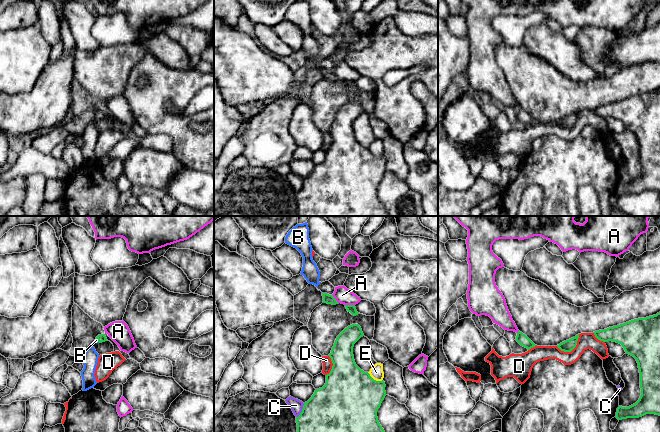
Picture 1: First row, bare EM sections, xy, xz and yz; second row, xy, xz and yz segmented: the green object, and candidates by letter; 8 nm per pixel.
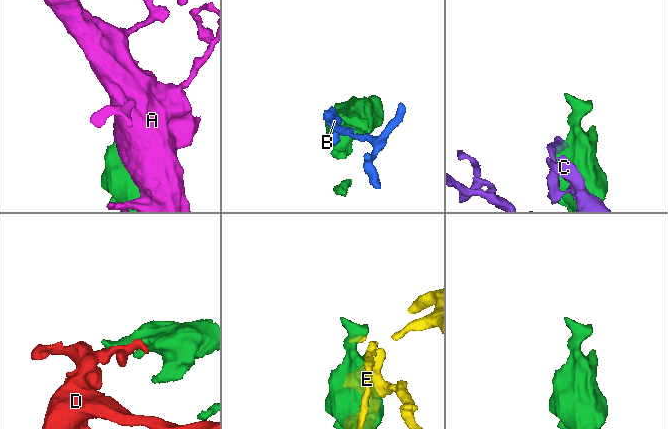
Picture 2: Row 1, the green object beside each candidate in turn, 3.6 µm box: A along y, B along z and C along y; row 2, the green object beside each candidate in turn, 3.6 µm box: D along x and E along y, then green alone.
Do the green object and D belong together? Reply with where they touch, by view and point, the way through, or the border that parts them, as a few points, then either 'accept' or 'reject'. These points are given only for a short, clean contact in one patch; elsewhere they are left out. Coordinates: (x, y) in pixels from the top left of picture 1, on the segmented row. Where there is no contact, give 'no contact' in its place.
contact yz (571, 350); reject

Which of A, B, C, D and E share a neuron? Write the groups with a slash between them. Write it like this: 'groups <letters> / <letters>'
groups A / B / C / D / E

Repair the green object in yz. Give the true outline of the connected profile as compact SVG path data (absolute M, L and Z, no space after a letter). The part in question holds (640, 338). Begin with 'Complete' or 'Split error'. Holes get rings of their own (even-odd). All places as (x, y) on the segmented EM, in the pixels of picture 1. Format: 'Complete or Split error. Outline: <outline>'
Complete. Outline: M660 312L593 333L600 341L621 344L638 363L641 396L629 407L619 406L615 417L660 416Z

